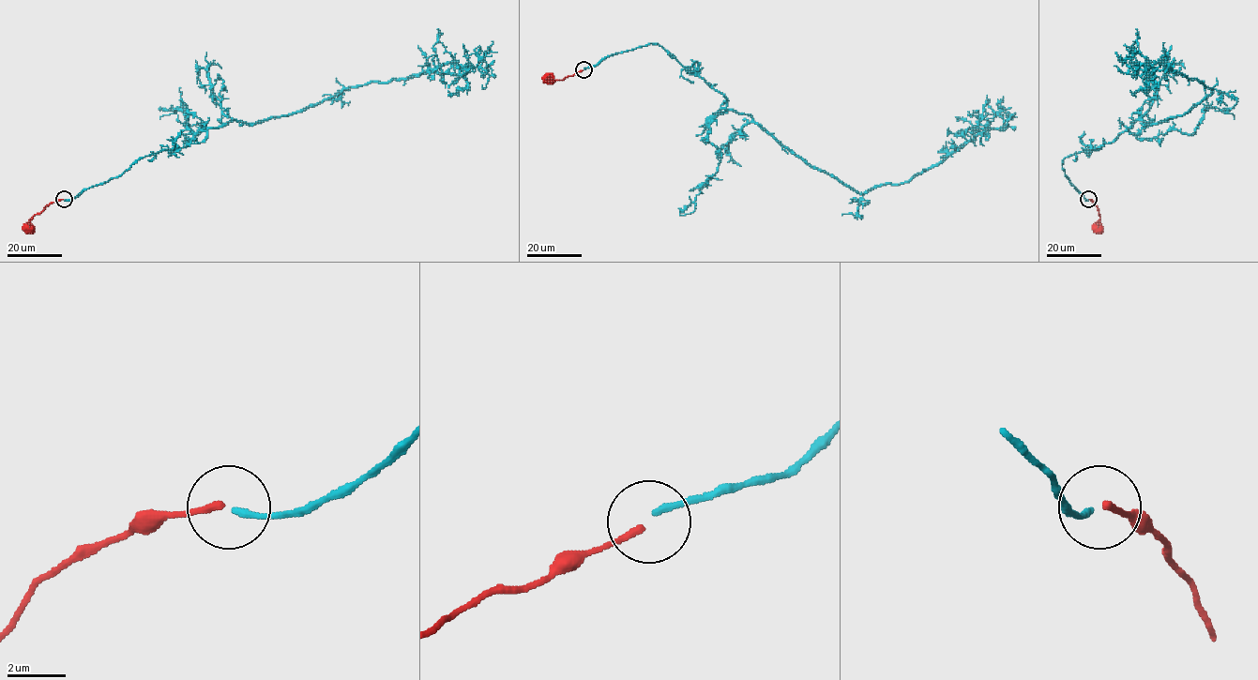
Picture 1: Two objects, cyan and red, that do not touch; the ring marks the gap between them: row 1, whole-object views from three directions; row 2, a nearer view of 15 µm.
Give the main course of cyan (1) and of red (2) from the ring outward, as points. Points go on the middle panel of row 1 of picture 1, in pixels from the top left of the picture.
1: (583, 68), (659, 44), (728, 110), (858, 193), (907, 183), (1007, 126), (1004, 111), (982, 105)
2: (583, 70), (562, 81), (550, 79)

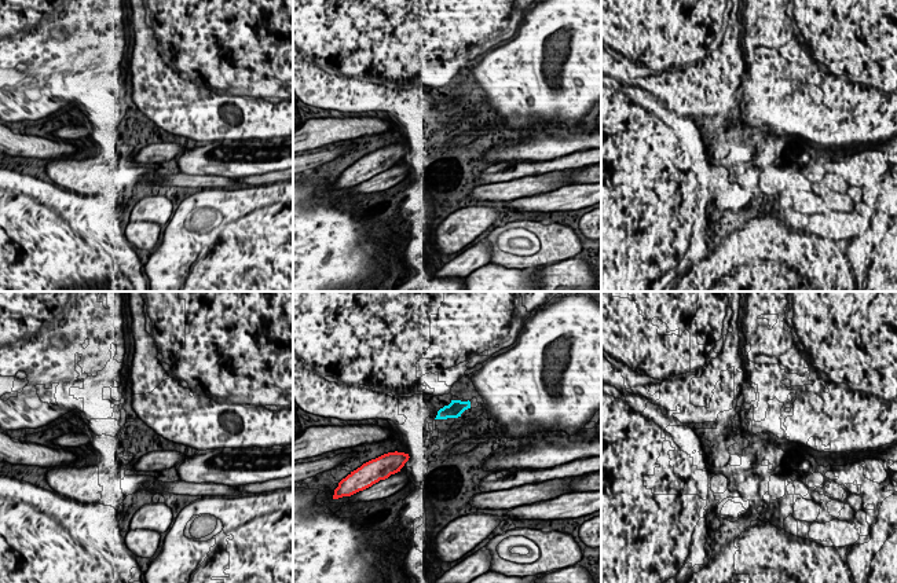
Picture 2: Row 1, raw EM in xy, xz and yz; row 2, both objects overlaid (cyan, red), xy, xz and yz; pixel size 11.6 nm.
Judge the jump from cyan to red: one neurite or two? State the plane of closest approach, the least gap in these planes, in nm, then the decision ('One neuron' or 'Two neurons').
Closest in xz. Distance 500 nm. Two neurons

